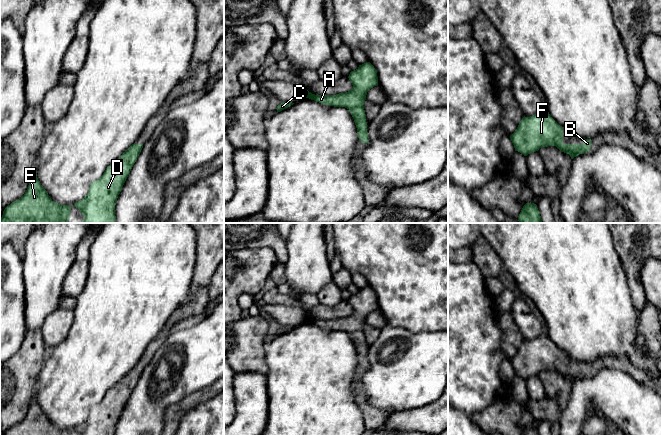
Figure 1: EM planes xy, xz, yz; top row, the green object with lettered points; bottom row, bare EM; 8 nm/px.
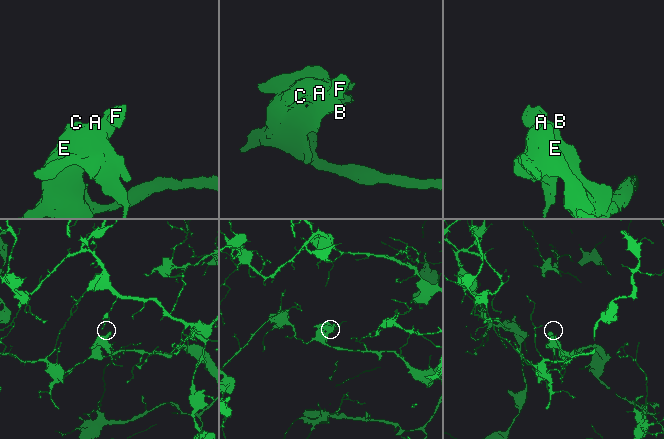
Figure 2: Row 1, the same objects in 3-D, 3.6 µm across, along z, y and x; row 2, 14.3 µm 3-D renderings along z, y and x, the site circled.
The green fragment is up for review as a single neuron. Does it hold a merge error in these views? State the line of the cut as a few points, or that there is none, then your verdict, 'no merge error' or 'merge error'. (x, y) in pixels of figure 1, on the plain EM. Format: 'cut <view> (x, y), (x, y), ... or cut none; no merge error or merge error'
cut none; no merge error

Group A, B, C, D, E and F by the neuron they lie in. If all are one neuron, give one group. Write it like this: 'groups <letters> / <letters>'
groups A B C D E F

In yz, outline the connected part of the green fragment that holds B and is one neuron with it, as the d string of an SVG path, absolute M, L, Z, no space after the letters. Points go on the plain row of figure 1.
M540 335L530 341L523 341L515 356L510 360L515 375L524 380L538 375L542 371L556 370L571 383L590 375L591 363L583 363L581 368L564 368L563 351L548 335Z

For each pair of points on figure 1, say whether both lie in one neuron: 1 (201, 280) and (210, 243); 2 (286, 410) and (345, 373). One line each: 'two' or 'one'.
1: one
2: one

